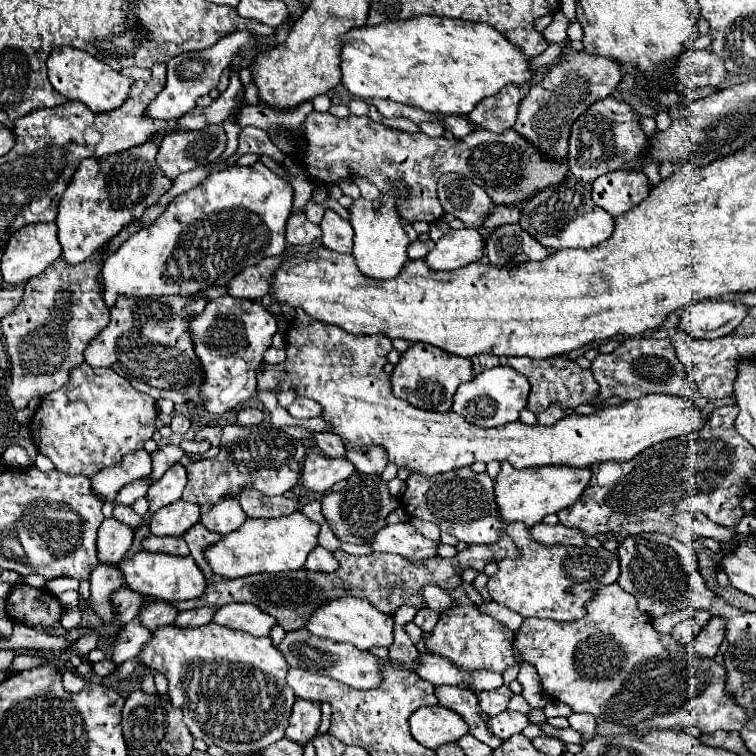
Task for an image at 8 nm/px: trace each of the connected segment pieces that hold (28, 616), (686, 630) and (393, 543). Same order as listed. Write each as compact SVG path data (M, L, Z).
M26 583L14 585L6 597L6 615L14 623L28 627L42 625L50 635L66 637L66 629L60 625L62 605L48 589L34 589Z
M686 619L686 621L678 623L678 625L674 625L672 631L670 631L670 635L672 635L678 643L682 643L682 645L688 645L698 633L700 633L700 625L696 625L694 619Z
M398 523L398 525L388 525L376 537L372 539L370 547L374 551L384 551L384 553L398 553L406 557L412 563L422 563L426 559L438 557L436 549L440 543L426 539L416 531L414 525L410 523Z

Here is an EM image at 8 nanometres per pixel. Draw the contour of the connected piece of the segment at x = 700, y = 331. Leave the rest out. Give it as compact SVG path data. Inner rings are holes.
M738 301L692 303L680 317L680 327L698 339L718 339L732 333L748 315L748 307Z

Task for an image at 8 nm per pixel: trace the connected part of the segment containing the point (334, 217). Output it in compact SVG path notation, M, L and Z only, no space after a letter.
M326 209L320 227L322 227L324 247L338 251L338 253L352 253L352 235L354 235L352 227L336 211Z

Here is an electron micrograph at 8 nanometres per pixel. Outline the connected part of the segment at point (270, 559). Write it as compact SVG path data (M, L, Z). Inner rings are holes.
M302 511L284 519L246 519L246 523L230 535L224 535L216 545L206 549L206 559L214 573L226 579L238 579L256 573L282 573L302 569L306 557L318 547L320 525L310 521Z

